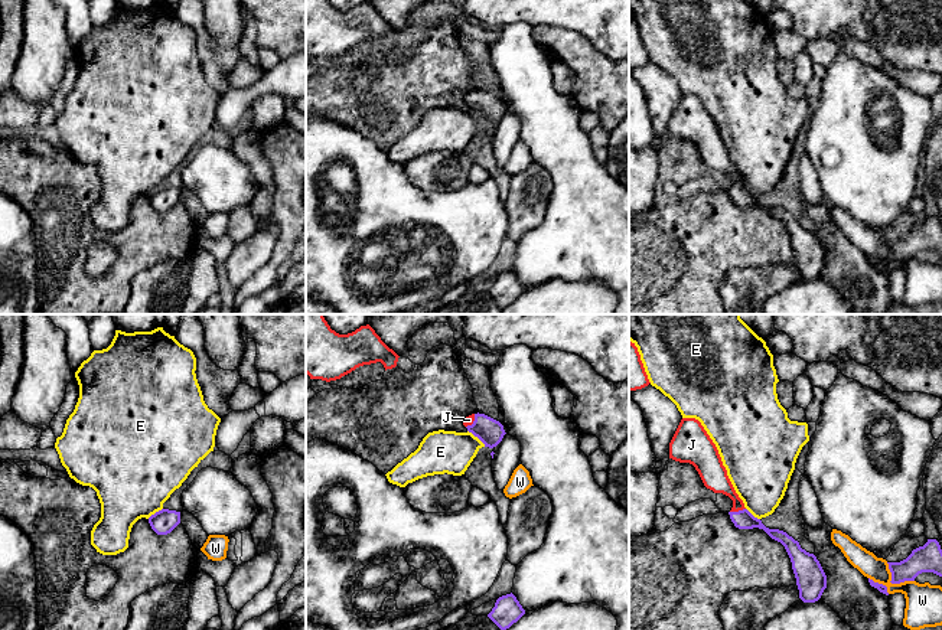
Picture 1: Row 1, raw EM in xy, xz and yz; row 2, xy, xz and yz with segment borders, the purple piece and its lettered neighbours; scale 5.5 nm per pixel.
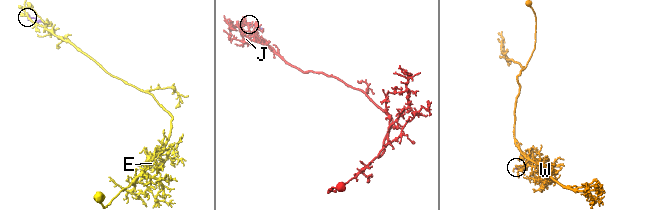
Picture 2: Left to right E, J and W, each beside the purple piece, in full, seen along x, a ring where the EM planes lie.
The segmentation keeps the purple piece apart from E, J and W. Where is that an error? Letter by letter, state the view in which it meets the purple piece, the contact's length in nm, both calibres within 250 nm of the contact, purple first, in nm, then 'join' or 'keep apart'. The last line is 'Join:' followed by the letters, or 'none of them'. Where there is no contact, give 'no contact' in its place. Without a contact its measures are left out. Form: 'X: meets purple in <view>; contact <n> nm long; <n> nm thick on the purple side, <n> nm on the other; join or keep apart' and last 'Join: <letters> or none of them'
E: meets purple in xz; contact 140 nm long; 150 nm thick on the purple side, 240 nm on the other; keep apart
J: meets purple in yz; contact 90 nm long; 110 nm thick on the purple side, 140 nm on the other; join
W: meets purple in yz; contact 190 nm long; 160 nm thick on the purple side, 200 nm on the other; keep apart
Join: J

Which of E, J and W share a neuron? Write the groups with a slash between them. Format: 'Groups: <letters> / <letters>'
Groups: E / J / W

